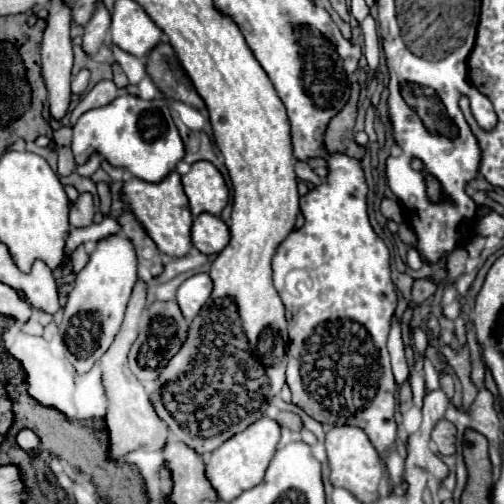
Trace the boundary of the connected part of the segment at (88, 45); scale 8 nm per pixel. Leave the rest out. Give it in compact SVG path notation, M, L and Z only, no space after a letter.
M97 1L93 17L85 25L85 35L83 35L85 53L95 53L101 47L101 43L109 31L109 23L111 23L111 15L109 15L105 3Z

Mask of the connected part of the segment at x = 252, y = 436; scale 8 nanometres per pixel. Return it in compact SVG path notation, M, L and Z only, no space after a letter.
M259 419L249 425L245 431L233 435L233 439L225 441L217 451L211 453L211 459L205 463L205 477L217 493L217 499L229 503L237 499L243 491L261 483L269 461L275 455L275 447L279 443L279 425L273 419Z

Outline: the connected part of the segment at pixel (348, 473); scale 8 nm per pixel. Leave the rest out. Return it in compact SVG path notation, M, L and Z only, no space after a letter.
M333 427L327 431L325 437L325 449L329 459L329 481L333 487L345 487L349 493L353 493L361 503L373 503L379 499L379 481L383 477L383 467L379 461L379 455L375 447L371 445L369 437L359 427Z

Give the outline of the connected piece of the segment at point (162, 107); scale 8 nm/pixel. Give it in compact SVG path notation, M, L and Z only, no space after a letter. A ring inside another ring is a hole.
M121 93L117 99L103 107L85 111L73 127L71 149L77 165L87 163L93 153L99 153L111 167L123 167L133 177L149 183L161 181L169 171L175 169L175 163L181 161L185 155L183 141L171 119L167 101L143 101L137 95L129 93Z

